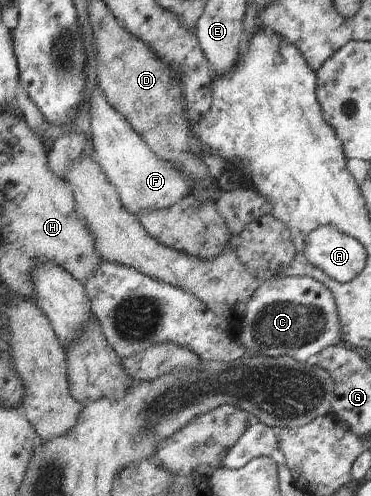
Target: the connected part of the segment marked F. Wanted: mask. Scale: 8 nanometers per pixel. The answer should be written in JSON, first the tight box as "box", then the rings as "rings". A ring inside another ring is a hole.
{"box":[86,87,195,216],"rings":[[[98,87],[89,92],[86,109],[91,131],[90,143],[93,147],[92,159],[99,164],[103,174],[115,187],[126,211],[136,216],[142,210],[164,209],[189,195],[191,183],[195,180],[190,180],[167,161],[158,159],[127,120],[107,102],[106,96]]]}

